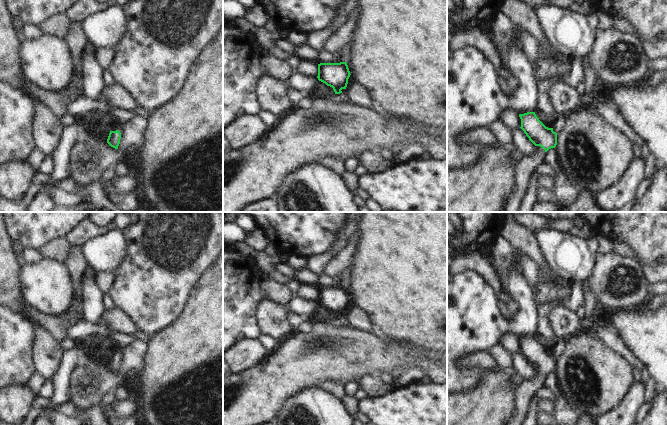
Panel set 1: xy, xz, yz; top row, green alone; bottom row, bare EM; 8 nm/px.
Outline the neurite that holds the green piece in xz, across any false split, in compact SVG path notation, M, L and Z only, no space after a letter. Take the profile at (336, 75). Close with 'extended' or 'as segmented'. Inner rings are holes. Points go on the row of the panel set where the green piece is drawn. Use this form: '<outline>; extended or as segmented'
M346 62L318 64L318 80L333 88L335 98L343 103L349 103L346 92L350 71Z; extended

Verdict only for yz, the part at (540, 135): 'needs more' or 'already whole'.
needs more

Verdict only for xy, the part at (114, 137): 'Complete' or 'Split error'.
Split error.

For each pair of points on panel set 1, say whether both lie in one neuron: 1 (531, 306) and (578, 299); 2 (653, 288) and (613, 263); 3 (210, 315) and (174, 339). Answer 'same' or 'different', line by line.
1: different
2: different
3: same

